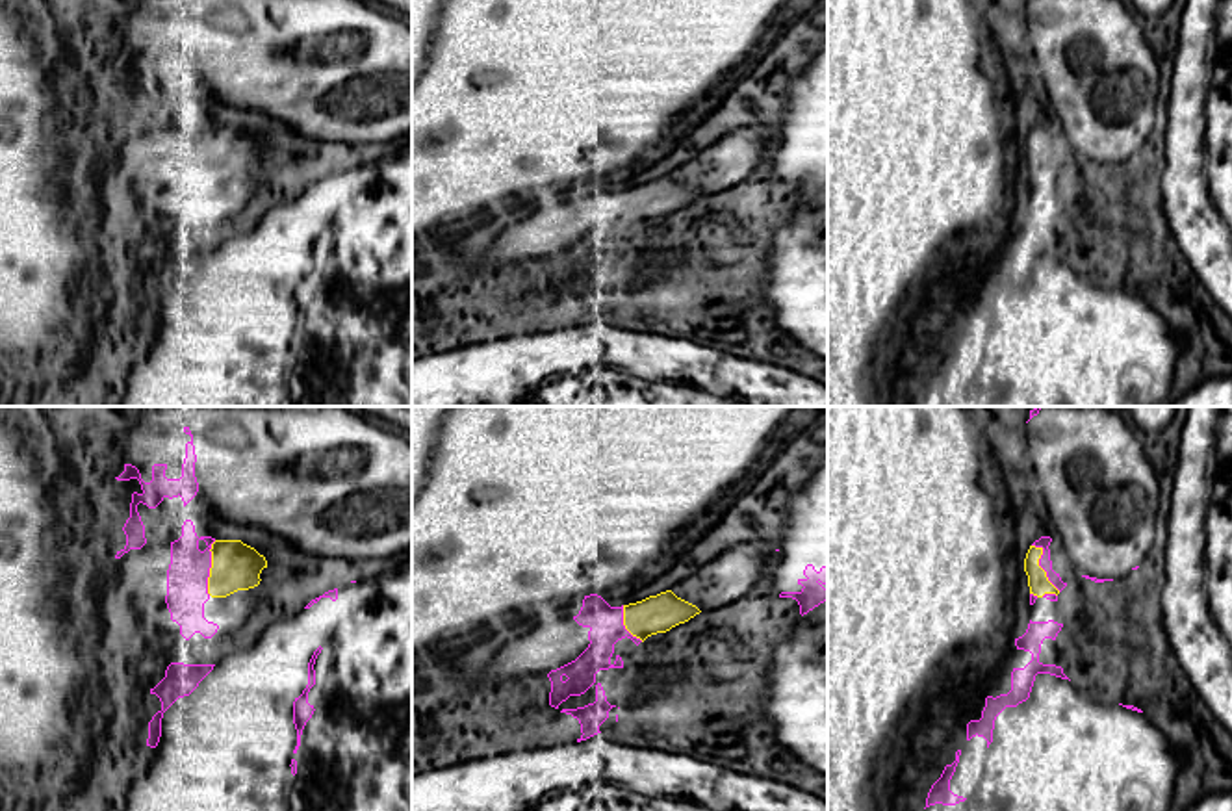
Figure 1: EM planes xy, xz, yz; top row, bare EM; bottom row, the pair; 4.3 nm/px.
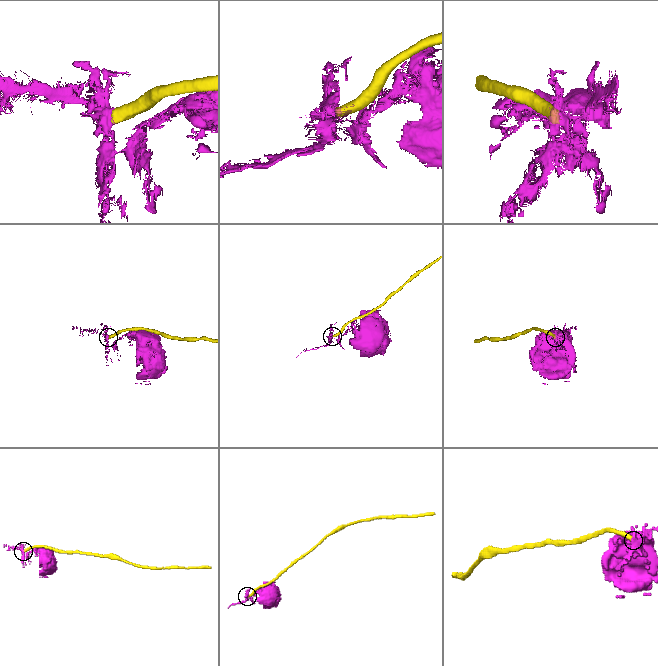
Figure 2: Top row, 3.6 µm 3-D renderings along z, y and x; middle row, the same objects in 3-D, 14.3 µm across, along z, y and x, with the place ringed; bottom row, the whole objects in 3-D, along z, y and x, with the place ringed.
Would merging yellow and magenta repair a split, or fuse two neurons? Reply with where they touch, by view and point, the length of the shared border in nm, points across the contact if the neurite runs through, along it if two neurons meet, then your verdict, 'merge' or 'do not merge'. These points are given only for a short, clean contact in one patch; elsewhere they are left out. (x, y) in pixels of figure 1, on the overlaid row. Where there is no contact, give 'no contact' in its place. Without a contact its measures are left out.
meets yellow in xy at (210, 568); contact 240 nm long; border along xy (216, 540), (210, 550), (208, 594); do not merge

